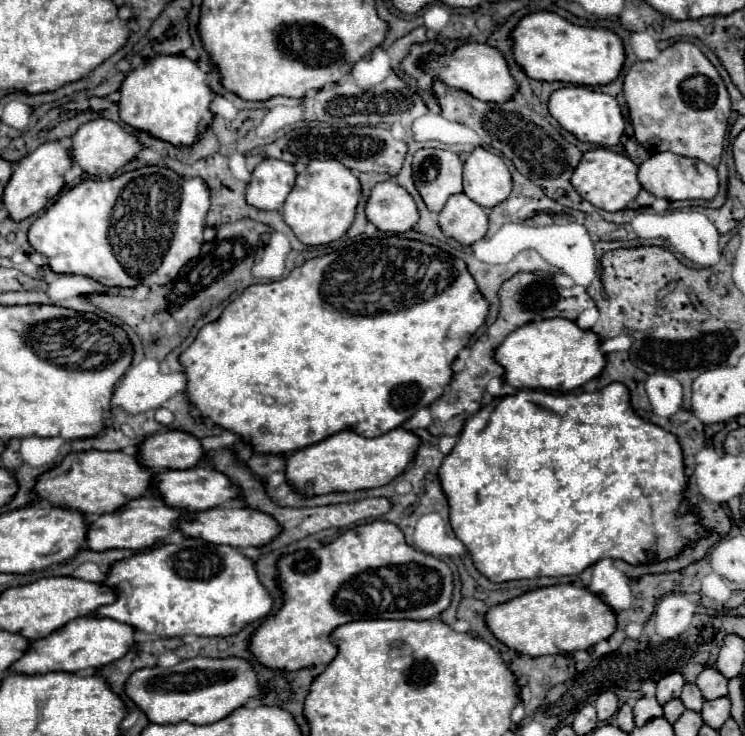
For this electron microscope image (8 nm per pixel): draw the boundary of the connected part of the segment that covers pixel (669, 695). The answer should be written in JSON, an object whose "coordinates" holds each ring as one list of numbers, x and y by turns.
{"coordinates":[[669,674,669,676,661,678,657,682,657,700,659,700,659,704,663,706,665,702,669,702,673,698,679,698,683,684,685,684,685,680,683,680,681,674]]}

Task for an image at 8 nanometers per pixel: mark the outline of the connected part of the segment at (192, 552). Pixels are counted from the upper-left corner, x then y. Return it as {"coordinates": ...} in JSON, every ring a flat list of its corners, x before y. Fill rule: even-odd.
{"coordinates":[[185,540,181,544,163,544,127,560,115,562,107,586,117,590,117,602,101,606,95,616,113,618,131,624,141,632,159,632,161,636,233,636,255,620,263,620,273,612,275,598,261,584,255,562,233,546,213,546,205,540]]}

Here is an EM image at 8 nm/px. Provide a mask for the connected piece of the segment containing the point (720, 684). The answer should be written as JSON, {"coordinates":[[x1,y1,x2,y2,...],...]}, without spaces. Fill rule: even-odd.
{"coordinates":[[705,668,697,676,695,684,701,690,701,694,703,694,705,700,715,700,715,698,727,696,727,680,715,668]]}

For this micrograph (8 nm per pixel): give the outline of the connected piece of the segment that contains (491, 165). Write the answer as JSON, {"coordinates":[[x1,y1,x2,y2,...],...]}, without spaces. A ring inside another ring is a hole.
{"coordinates":[[475,148,469,154,465,160,463,180,465,194,483,208,493,208,499,202,507,200,513,188,505,162,485,148]]}

